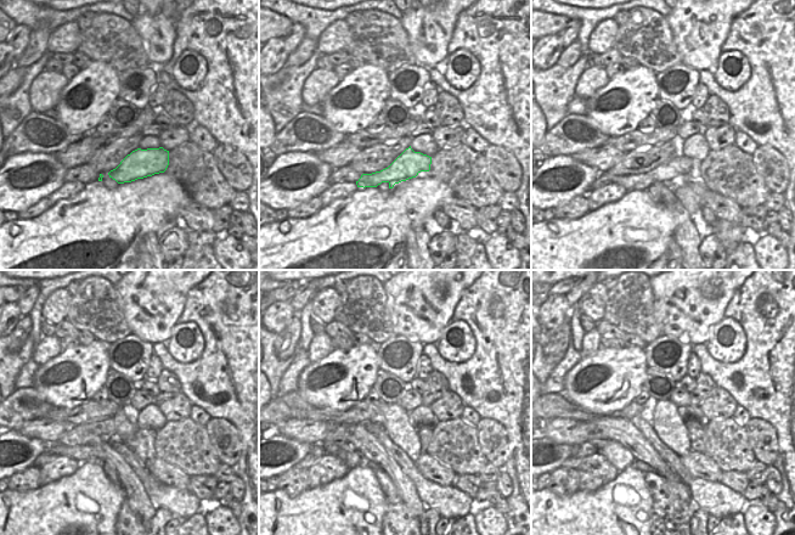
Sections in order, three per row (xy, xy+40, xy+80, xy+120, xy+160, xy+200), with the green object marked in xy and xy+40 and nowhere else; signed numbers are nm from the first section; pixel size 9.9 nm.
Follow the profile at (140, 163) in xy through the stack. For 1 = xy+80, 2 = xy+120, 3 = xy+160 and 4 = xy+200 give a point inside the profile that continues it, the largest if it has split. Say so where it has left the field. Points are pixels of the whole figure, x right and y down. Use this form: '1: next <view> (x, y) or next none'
1: next xy+80 (675, 170)
2: next xy+120 (85, 454)
3: next xy+160 (326, 448)
4: next xy+200 (586, 449)

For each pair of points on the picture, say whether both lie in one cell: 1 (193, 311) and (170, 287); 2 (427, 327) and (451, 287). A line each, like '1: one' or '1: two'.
1: two
2: one

